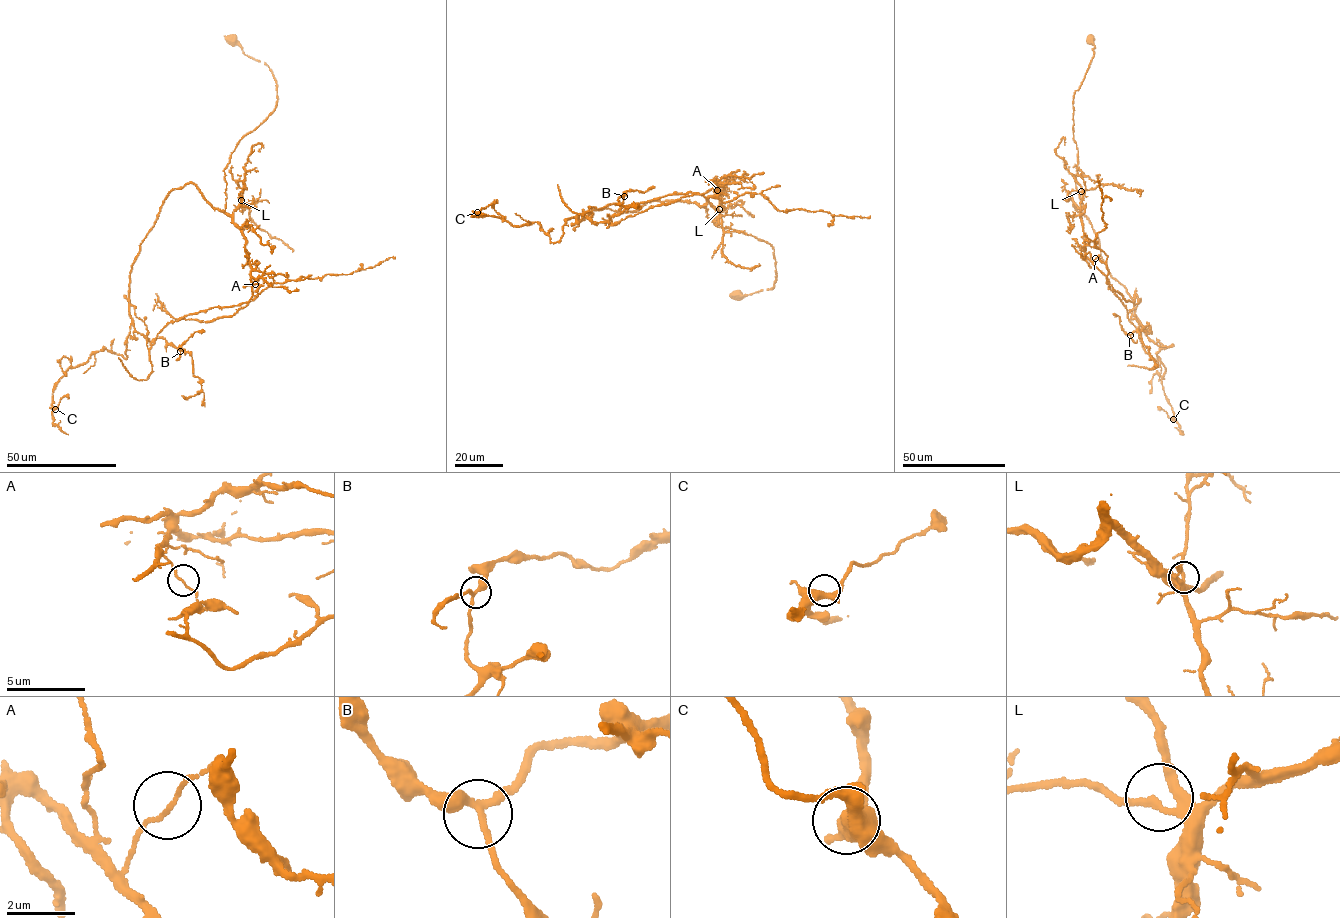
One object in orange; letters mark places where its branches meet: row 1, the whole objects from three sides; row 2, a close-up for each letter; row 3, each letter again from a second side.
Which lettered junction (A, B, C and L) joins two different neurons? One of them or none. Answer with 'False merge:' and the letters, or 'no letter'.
False merge: A

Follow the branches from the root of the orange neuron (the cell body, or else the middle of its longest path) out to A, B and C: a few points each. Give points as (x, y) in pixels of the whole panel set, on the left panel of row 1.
A: (233, 40), (269, 68), (278, 98), (274, 111), (239, 141), (224, 170), (225, 212), (246, 240), (255, 284)
B: (233, 40), (276, 107), (231, 153), (225, 210), (173, 189), (130, 274), (135, 331), (180, 351)
C: (233, 40), (275, 110), (224, 210), (171, 191), (126, 358), (69, 368), (55, 409)

